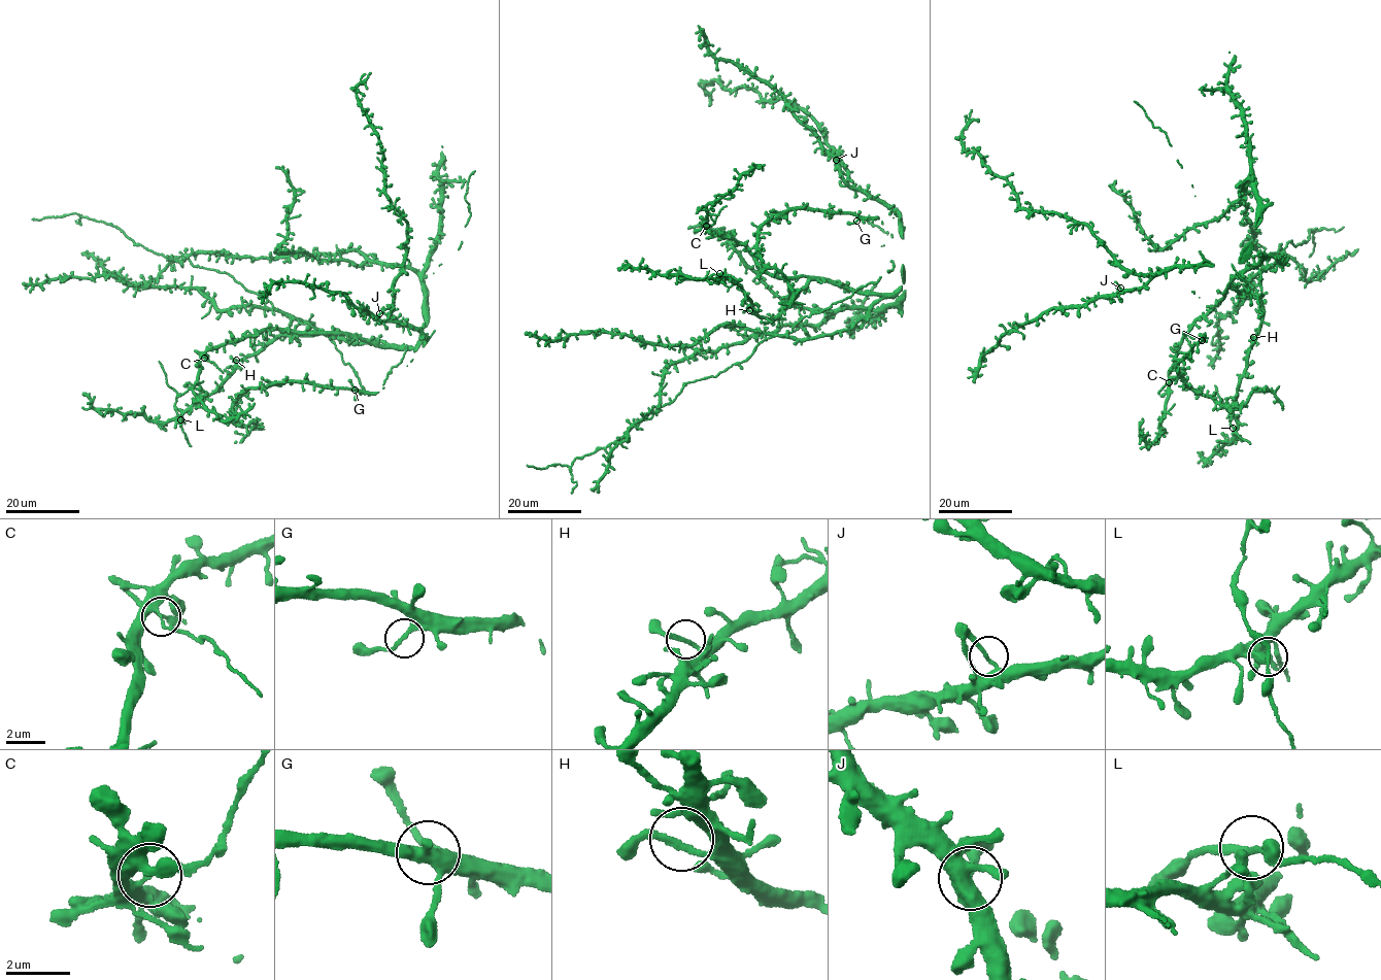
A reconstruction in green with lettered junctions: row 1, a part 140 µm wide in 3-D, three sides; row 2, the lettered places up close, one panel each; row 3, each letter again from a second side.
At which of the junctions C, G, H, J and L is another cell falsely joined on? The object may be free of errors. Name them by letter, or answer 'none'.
C

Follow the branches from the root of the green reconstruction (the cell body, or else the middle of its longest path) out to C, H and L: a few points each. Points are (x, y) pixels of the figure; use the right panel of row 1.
C: (1279, 254), (1267, 265), (1282, 265), (1268, 256), (1193, 323), (1169, 382)
H: (1279, 254), (1267, 265), (1282, 265), (1268, 256), (1230, 285), (1257, 297), (1262, 312), (1253, 337)
L: (1279, 254), (1267, 265), (1282, 265), (1268, 256), (1230, 285), (1254, 295), (1262, 312), (1233, 428)

